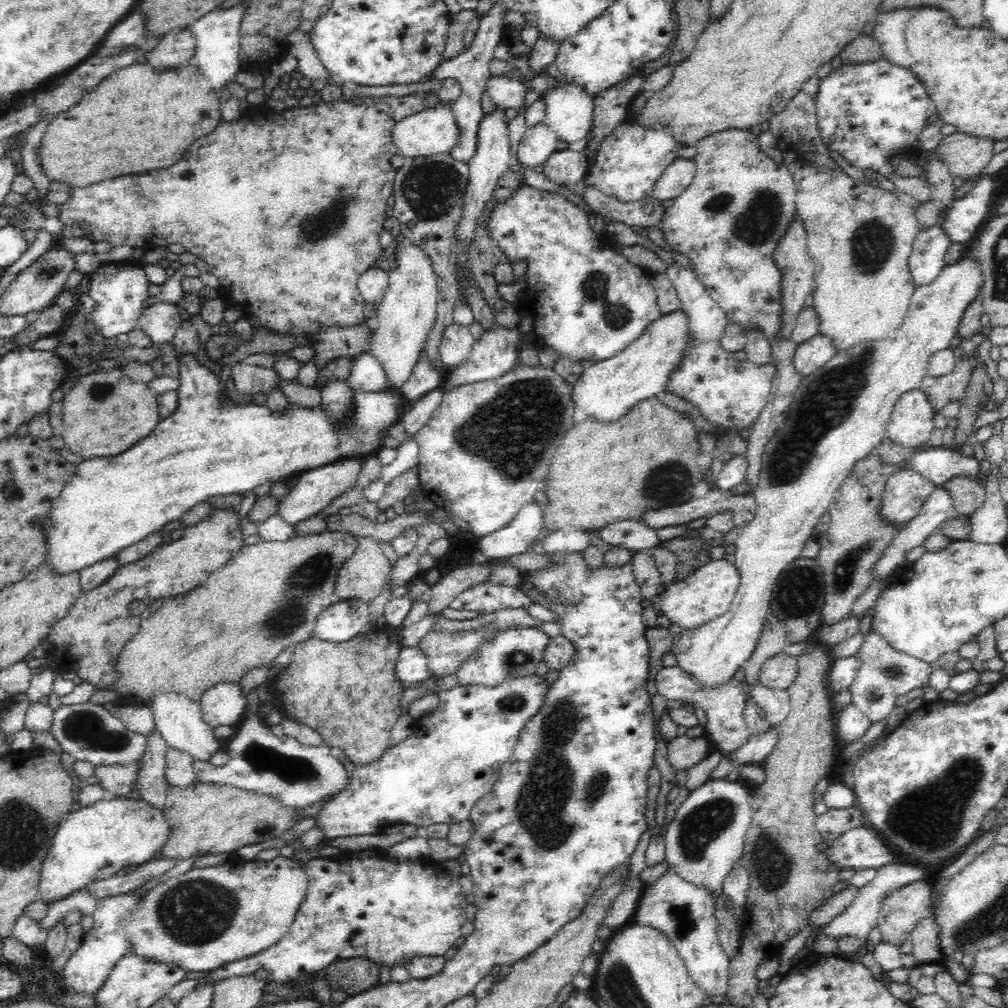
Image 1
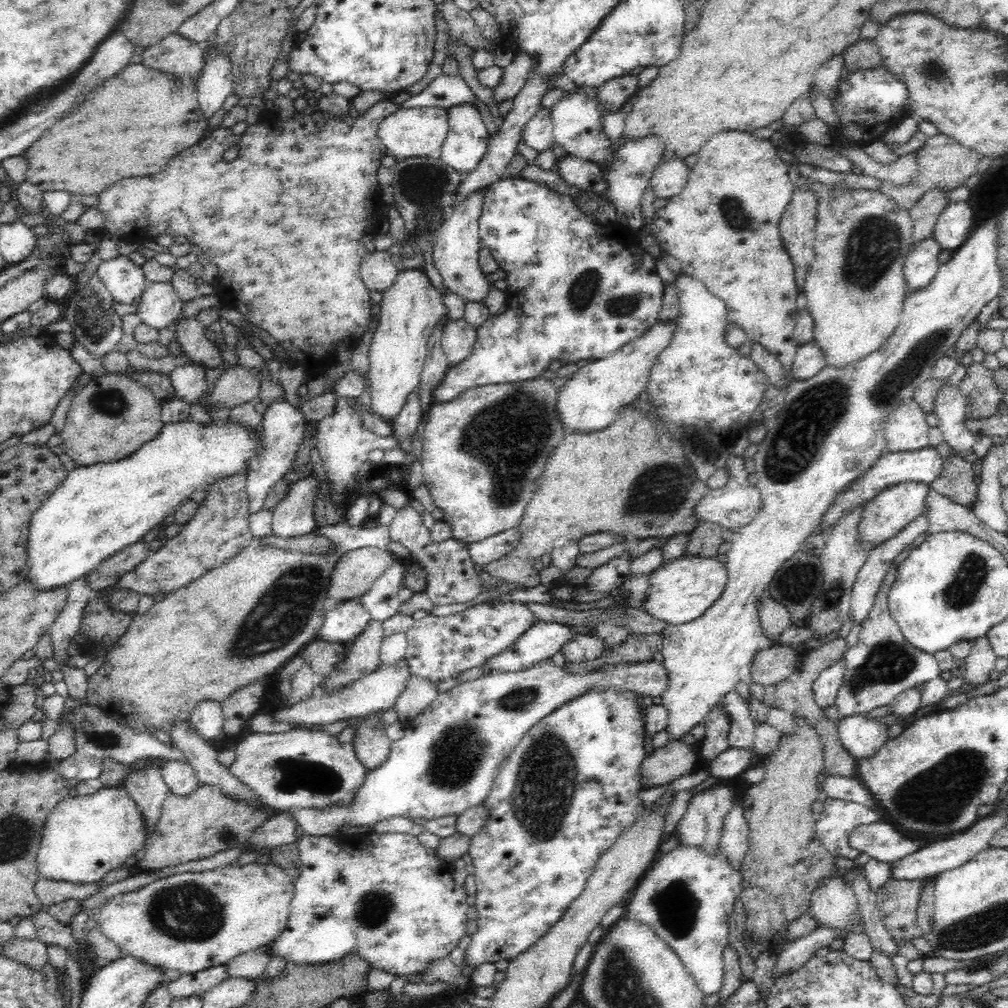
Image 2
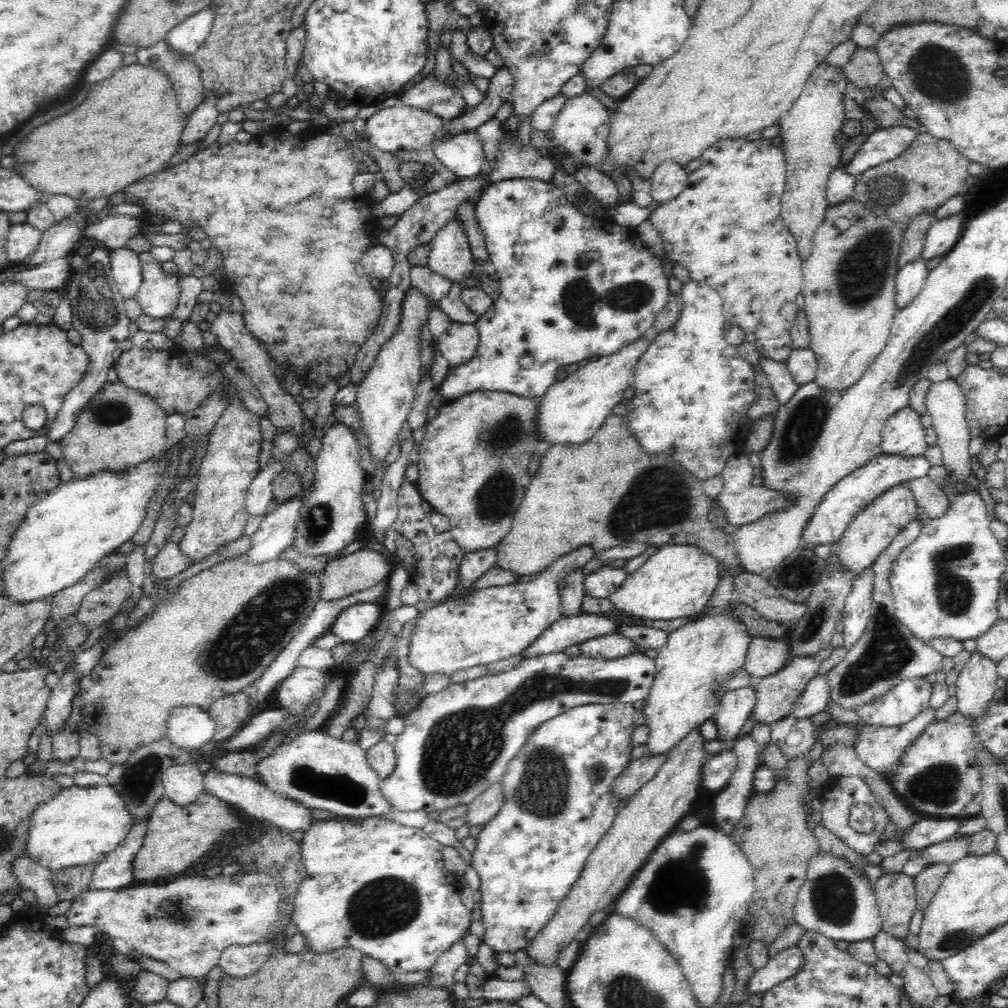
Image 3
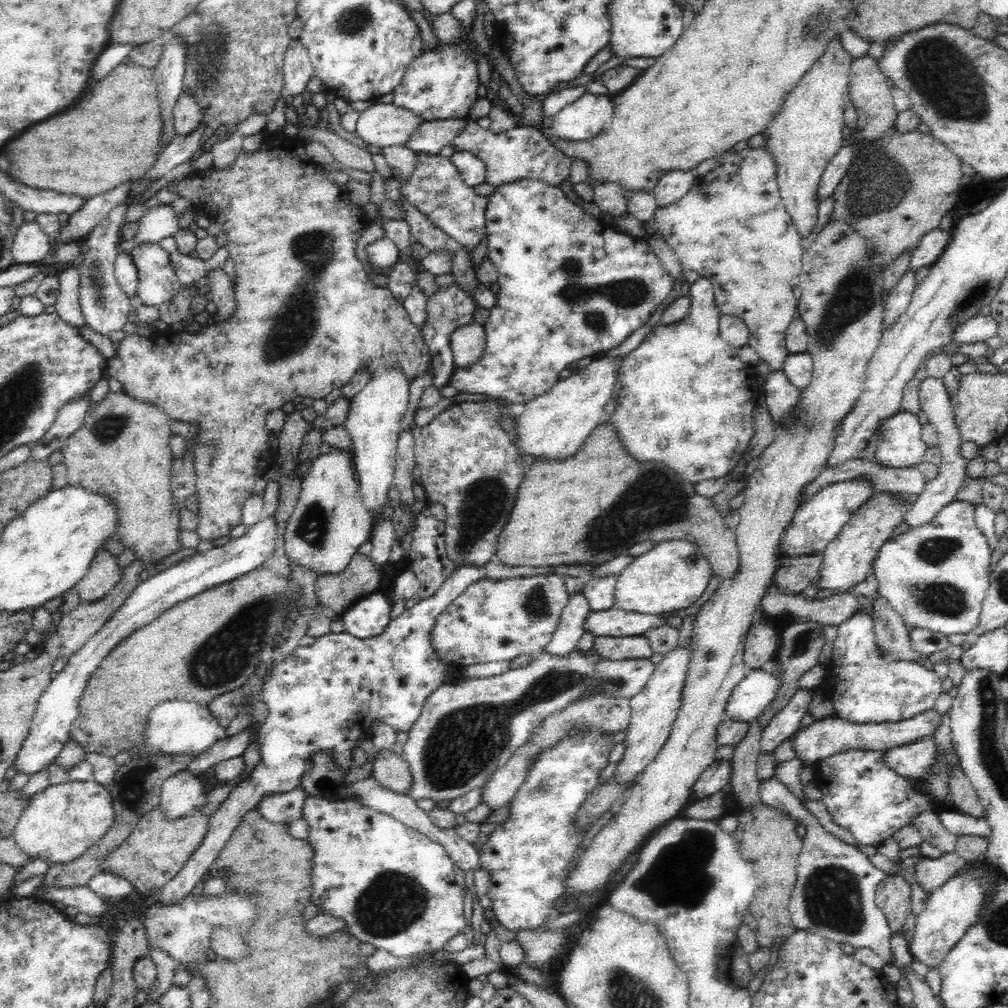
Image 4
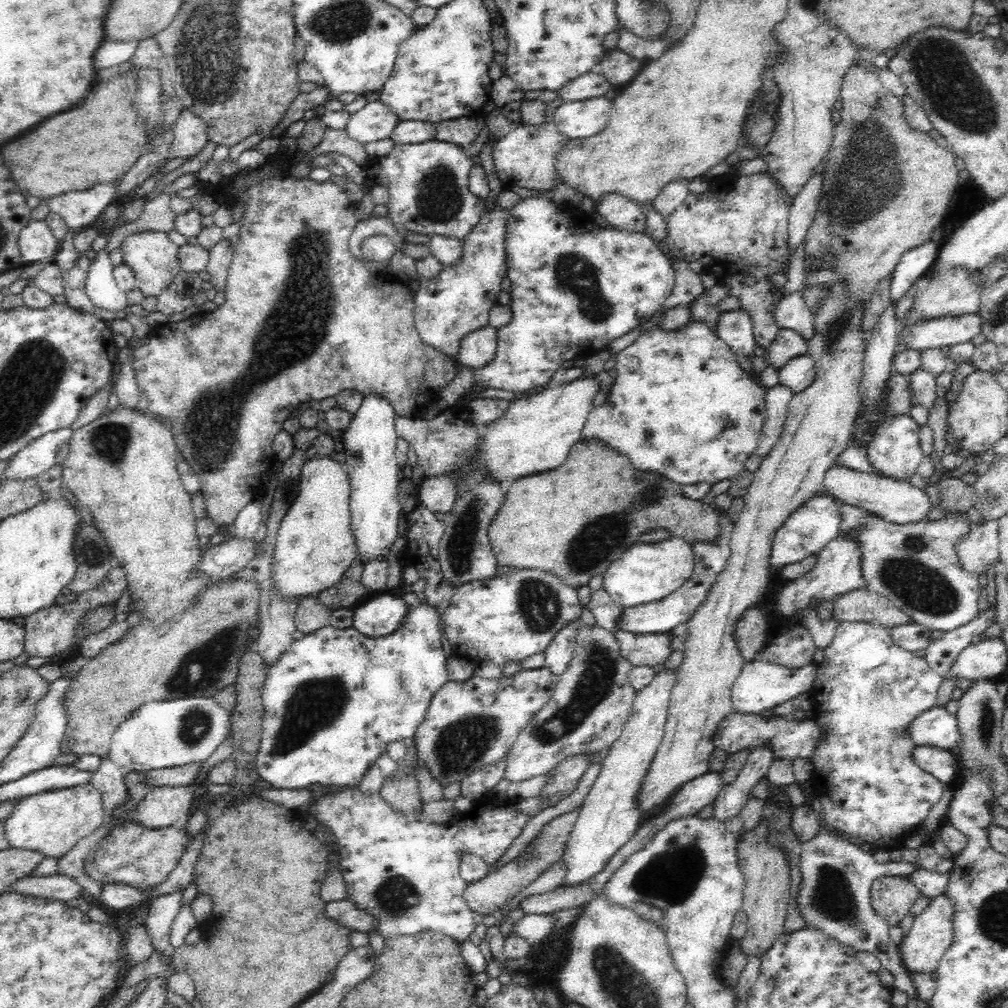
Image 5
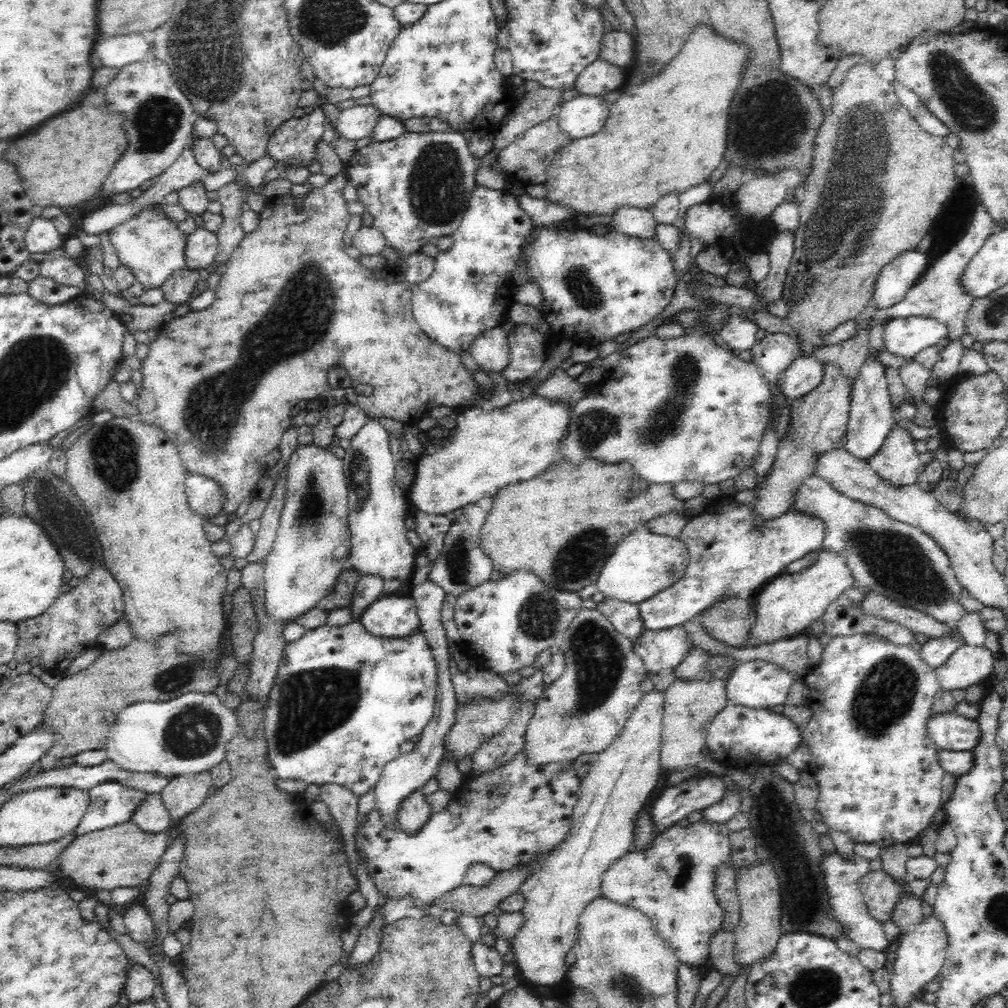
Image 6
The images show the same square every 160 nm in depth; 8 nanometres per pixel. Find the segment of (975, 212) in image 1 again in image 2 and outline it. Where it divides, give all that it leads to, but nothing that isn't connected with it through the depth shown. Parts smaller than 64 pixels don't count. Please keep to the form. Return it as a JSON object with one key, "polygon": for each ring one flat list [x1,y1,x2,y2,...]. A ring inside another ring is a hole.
{"polygon":[[967,201,953,202,943,210,936,221,933,238,944,250,958,249,976,228,974,206]]}

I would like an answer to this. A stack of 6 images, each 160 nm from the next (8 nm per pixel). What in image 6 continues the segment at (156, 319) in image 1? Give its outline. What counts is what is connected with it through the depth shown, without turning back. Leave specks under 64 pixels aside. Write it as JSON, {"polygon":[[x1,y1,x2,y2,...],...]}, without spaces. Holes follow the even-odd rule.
{"polygon":[[157,205,142,208,138,214,130,216,127,222,112,228,109,236,120,264,133,271,145,290,162,286,171,274,185,267,188,236,178,229,176,220,169,220]]}

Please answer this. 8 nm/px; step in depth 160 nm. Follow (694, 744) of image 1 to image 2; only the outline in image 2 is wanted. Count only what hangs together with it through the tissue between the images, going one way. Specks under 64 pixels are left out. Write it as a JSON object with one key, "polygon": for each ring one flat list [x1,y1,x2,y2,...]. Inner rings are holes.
{"polygon":[[671,740,642,761,642,788,648,788,648,785,650,788,662,786,678,776,688,775,693,771,698,758,697,747,690,747,681,740]]}

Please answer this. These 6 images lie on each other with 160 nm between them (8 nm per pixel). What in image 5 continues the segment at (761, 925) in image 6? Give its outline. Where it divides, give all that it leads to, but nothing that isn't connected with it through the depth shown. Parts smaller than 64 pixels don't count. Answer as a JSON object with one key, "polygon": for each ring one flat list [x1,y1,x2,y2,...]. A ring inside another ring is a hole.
{"polygon":[[761,819,752,830,744,833,737,844,740,869,746,886,742,898,742,911,747,914,748,930,740,940,741,950,750,955,762,956,782,936,790,901,790,865,782,848,769,848,765,844,768,821]]}

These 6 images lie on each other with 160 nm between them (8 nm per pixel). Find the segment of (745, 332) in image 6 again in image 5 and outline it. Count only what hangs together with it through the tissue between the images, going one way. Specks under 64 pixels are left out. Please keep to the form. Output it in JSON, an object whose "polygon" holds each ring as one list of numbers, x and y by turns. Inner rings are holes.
{"polygon":[[742,309,721,312,716,323,716,336,724,341,736,355,749,356,757,342,755,341,751,316]]}

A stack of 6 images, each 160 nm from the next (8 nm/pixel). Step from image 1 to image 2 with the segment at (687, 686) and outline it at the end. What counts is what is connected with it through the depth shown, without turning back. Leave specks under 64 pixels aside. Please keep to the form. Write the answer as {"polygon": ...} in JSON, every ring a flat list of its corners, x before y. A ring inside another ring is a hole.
{"polygon":[[544,659,542,662,537,662,534,666,528,667,526,670,518,670,516,672,504,671,498,673,490,673,489,675,482,675,475,680,469,680,467,682,458,683,454,688,445,692,439,692,437,697,431,702,430,706,425,710,422,710,421,714,418,714,415,718,407,720,404,723,404,736,391,744,391,749,388,753,388,758,375,769,367,772,366,778,363,780,358,792,354,795,352,802,349,805,334,805,330,803,322,808,290,808,288,813,296,819,296,826,300,826,303,829,304,835,310,836,328,836,328,834,337,833,342,826,374,826,376,822,384,820,384,818,392,818,396,816,402,816,404,818,426,818,426,820,434,820,435,818,442,818,443,816,460,816,468,808,472,806,478,806,482,804,483,800,490,794,494,781,499,774,501,764,512,754,513,748,522,740,522,737,536,725,540,720,552,715,556,710,560,709,564,704,572,702,587,693,588,690,594,689,600,692,604,692,608,689,614,689,616,692,623,693,624,691,632,691,643,696,661,696,661,694,668,688,668,671,664,668,663,662,652,660,652,662,622,662,620,664,606,665,606,670,592,670,584,674,579,673,566,673,563,667,552,665,550,659],[735,689,731,690,720,700,719,706,730,719,729,748,747,749,754,747,755,723,742,696]]}

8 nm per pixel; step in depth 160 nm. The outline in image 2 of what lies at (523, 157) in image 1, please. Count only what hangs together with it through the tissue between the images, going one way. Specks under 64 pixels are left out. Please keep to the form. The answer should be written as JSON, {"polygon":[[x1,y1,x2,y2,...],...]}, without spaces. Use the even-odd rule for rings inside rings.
{"polygon":[[552,108,542,109,524,126,523,143,534,148,537,153,542,153,555,144,553,125,551,122]]}

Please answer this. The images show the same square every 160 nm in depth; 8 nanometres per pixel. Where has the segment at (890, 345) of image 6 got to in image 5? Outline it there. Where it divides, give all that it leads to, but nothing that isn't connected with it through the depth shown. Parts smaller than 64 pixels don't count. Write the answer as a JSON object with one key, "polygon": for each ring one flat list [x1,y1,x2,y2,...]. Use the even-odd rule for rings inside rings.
{"polygon":[[978,313,929,319,926,322,912,324,906,329,906,336,899,338,904,345,914,350,952,346,960,342,972,340,982,332,982,317]]}

